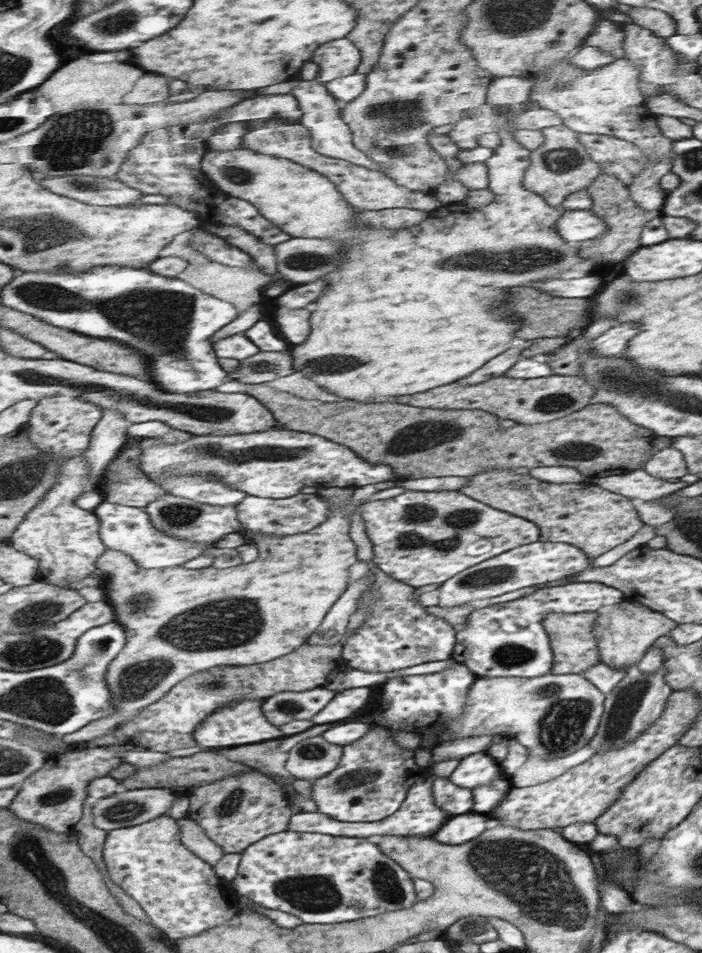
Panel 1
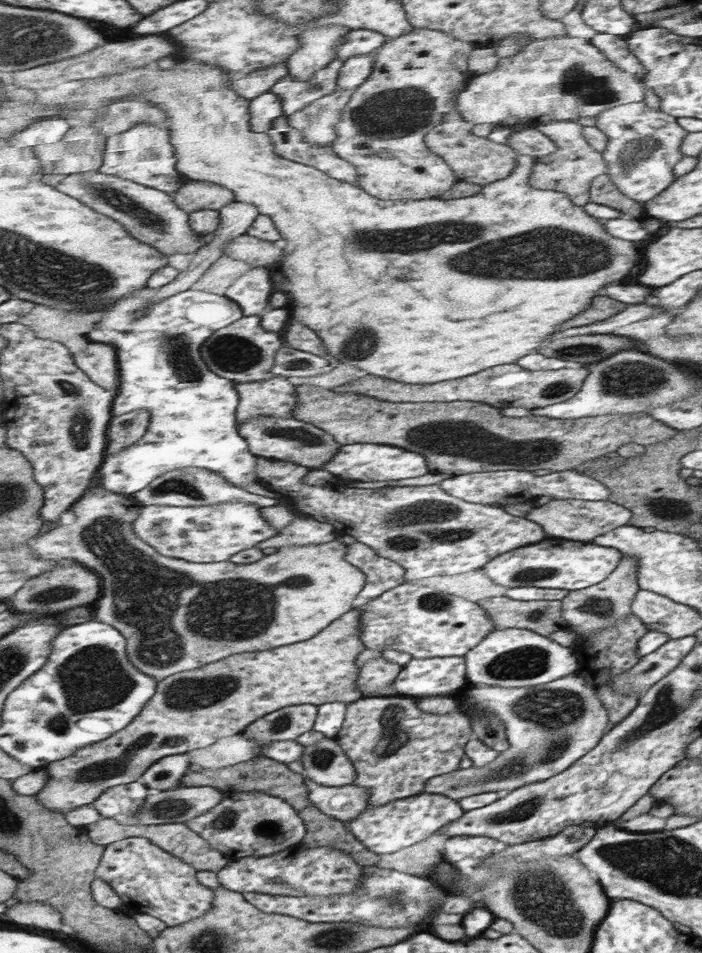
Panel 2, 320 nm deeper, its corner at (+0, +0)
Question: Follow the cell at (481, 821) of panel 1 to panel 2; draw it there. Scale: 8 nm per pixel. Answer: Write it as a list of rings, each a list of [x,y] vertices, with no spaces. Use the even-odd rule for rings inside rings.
[[[455,836],[445,844],[445,858],[459,862],[463,858],[487,858],[495,852],[497,840],[487,836]]]

